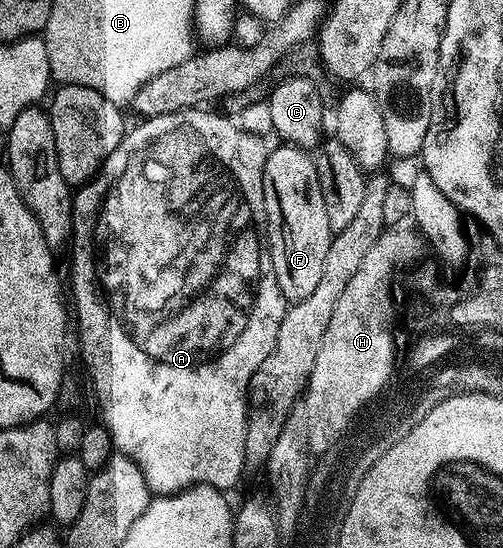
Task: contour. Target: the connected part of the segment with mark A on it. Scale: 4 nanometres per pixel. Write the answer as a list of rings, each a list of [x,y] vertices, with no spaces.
[[[190,109],[190,110],[187,110],[187,111],[180,111],[180,112],[179,112],[179,113],[163,113],[163,114],[162,114],[162,115],[160,115],[160,116],[159,116],[159,117],[151,117],[151,118],[150,118],[150,119],[141,119],[141,120],[140,120],[140,122],[138,122],[138,124],[139,124],[139,125],[138,125],[138,127],[133,127],[133,126],[130,126],[130,127],[129,127],[129,128],[128,128],[128,130],[126,130],[126,133],[125,133],[125,135],[124,135],[124,136],[123,136],[123,138],[121,138],[121,140],[120,140],[120,141],[119,141],[119,145],[118,145],[118,146],[117,146],[117,147],[116,147],[116,149],[115,149],[115,150],[114,150],[114,151],[112,151],[112,153],[111,153],[111,154],[109,154],[109,156],[108,156],[108,157],[106,157],[106,159],[105,159],[105,164],[103,164],[103,166],[102,166],[102,167],[100,167],[100,168],[99,168],[99,170],[97,170],[97,174],[96,174],[96,175],[94,175],[94,176],[93,176],[93,178],[92,178],[92,179],[90,179],[90,180],[89,180],[89,182],[87,182],[87,183],[83,183],[83,184],[80,184],[80,186],[78,186],[78,187],[77,187],[77,188],[76,188],[76,191],[75,191],[75,194],[74,194],[74,195],[73,195],[73,233],[72,233],[72,236],[71,236],[71,248],[72,248],[72,247],[73,247],[73,303],[72,303],[72,299],[71,299],[71,307],[72,307],[72,310],[73,310],[73,307],[74,307],[74,309],[75,309],[75,310],[77,310],[77,339],[78,339],[78,341],[79,341],[79,342],[81,342],[81,359],[82,359],[82,361],[83,361],[83,362],[85,362],[85,363],[86,363],[86,365],[87,365],[87,366],[89,366],[89,375],[90,375],[90,377],[91,377],[91,378],[93,378],[93,391],[94,391],[94,393],[95,393],[95,394],[97,394],[97,403],[98,403],[98,405],[99,405],[99,406],[101,406],[101,419],[100,419],[100,422],[101,422],[101,423],[102,423],[102,424],[103,424],[103,425],[104,425],[104,426],[105,426],[105,427],[106,427],[106,428],[107,428],[107,430],[108,430],[108,431],[109,431],[109,432],[110,432],[110,433],[111,433],[111,437],[112,437],[112,438],[113,438],[113,445],[114,445],[114,448],[116,448],[116,450],[117,450],[117,451],[118,451],[118,452],[120,452],[120,454],[122,454],[122,455],[126,455],[126,456],[127,456],[127,458],[128,458],[128,459],[131,459],[131,460],[133,460],[133,461],[135,461],[135,463],[136,463],[136,464],[137,464],[137,465],[139,465],[139,469],[140,469],[140,470],[141,470],[141,472],[142,472],[142,473],[143,473],[143,477],[144,477],[144,478],[145,478],[145,480],[146,480],[146,481],[147,481],[147,485],[148,485],[148,486],[149,486],[149,490],[150,490],[150,492],[152,492],[152,494],[153,494],[153,495],[154,495],[154,496],[159,496],[159,495],[173,495],[173,494],[174,494],[174,493],[175,493],[175,492],[177,492],[177,491],[185,491],[185,490],[187,490],[187,489],[188,489],[188,488],[189,488],[189,487],[196,487],[196,486],[197,486],[197,484],[198,484],[198,483],[202,483],[202,484],[203,484],[203,485],[211,485],[211,486],[212,486],[212,487],[215,487],[215,488],[217,488],[217,490],[218,490],[218,491],[220,491],[220,492],[222,492],[222,493],[225,493],[225,492],[228,492],[228,490],[227,490],[227,489],[228,489],[228,487],[233,487],[233,486],[235,486],[235,485],[236,485],[236,483],[237,483],[237,482],[239,482],[239,481],[240,481],[240,479],[241,479],[241,470],[243,470],[243,469],[245,469],[245,470],[246,470],[246,467],[247,467],[247,464],[246,464],[246,461],[245,461],[245,442],[246,442],[246,441],[247,441],[247,417],[248,417],[248,416],[249,416],[249,409],[248,409],[248,406],[247,406],[247,400],[248,400],[248,397],[249,397],[249,382],[250,382],[250,381],[251,381],[251,377],[255,377],[255,369],[259,369],[259,365],[263,365],[263,361],[267,361],[267,353],[271,353],[271,349],[275,349],[275,337],[279,337],[279,325],[280,325],[280,324],[281,324],[281,322],[282,322],[282,321],[283,321],[283,317],[284,317],[284,316],[285,316],[285,309],[286,309],[286,306],[287,306],[287,301],[286,301],[286,300],[285,300],[285,298],[284,298],[284,297],[283,297],[283,293],[282,293],[282,292],[281,292],[281,290],[280,290],[280,289],[279,289],[279,281],[278,281],[278,280],[277,280],[277,278],[276,278],[276,277],[275,277],[275,265],[274,265],[274,264],[273,264],[273,262],[272,262],[272,261],[271,261],[271,253],[270,253],[270,252],[269,252],[269,245],[268,245],[268,242],[267,242],[267,228],[266,228],[266,225],[265,225],[265,198],[264,198],[264,197],[263,197],[263,169],[264,169],[264,168],[265,168],[265,156],[266,156],[266,154],[267,154],[267,146],[266,146],[266,147],[265,147],[265,143],[264,143],[264,141],[263,141],[263,140],[261,140],[261,139],[260,139],[260,137],[259,137],[259,136],[257,136],[257,135],[252,135],[252,133],[251,133],[251,132],[249,132],[249,131],[240,131],[240,129],[239,129],[239,128],[237,128],[237,127],[236,127],[236,125],[235,125],[235,124],[233,124],[233,123],[236,123],[236,122],[234,122],[234,120],[233,120],[233,119],[232,119],[232,118],[229,118],[229,117],[226,117],[226,116],[225,116],[225,115],[224,115],[224,114],[221,114],[221,113],[218,113],[218,115],[216,115],[216,113],[215,113],[215,112],[213,112],[213,109]]]

